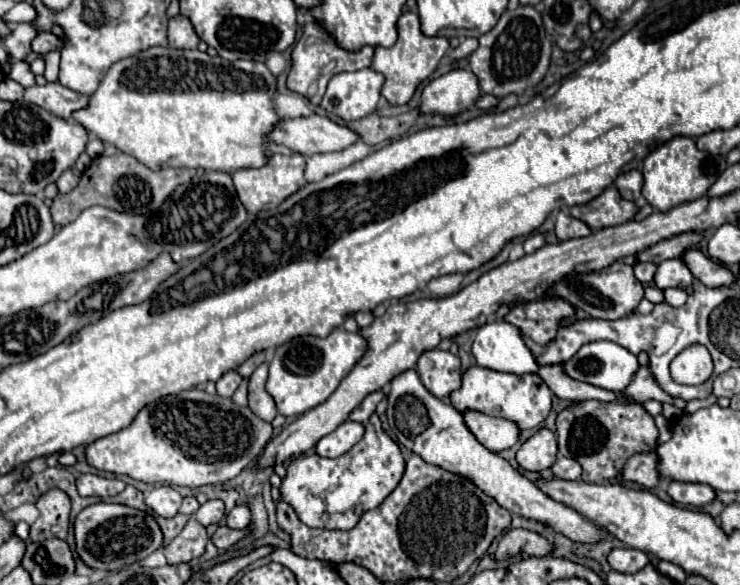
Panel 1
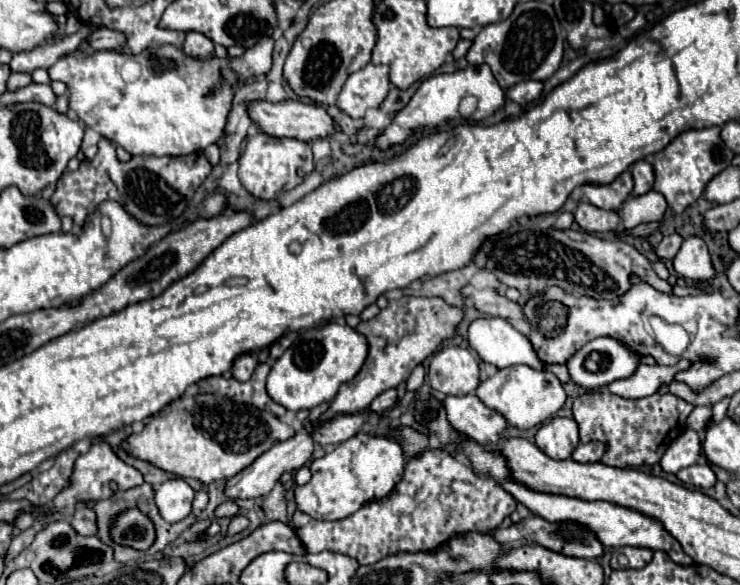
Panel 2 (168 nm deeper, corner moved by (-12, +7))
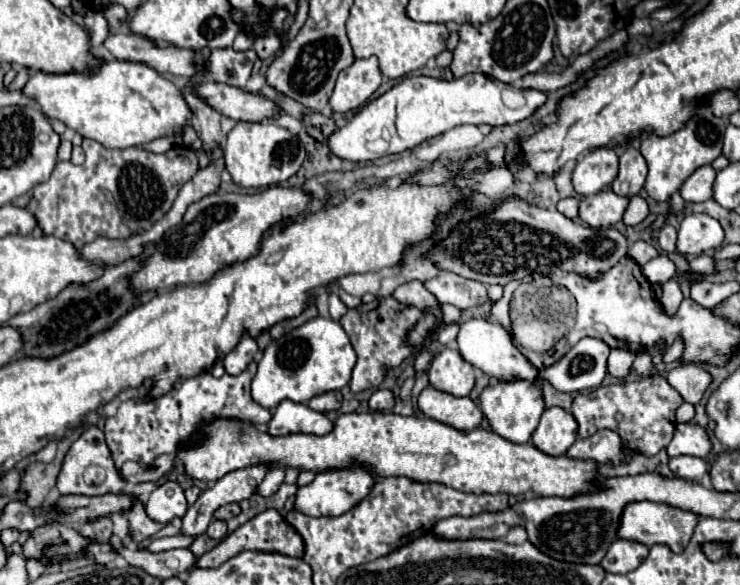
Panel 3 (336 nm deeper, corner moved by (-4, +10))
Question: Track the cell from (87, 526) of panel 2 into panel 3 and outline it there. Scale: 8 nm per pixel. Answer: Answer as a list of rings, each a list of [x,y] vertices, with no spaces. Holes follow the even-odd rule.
[[[98,518],[96,522],[86,522],[80,530],[84,538],[92,538],[92,542],[106,544],[108,538],[112,538],[112,520],[110,518]]]

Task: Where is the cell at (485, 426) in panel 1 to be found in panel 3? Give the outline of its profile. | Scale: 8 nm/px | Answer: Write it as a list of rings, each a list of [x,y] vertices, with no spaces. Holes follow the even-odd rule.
[[[432,386],[420,392],[418,408],[426,418],[438,420],[464,432],[478,428],[484,418],[482,410],[470,398],[456,398]]]

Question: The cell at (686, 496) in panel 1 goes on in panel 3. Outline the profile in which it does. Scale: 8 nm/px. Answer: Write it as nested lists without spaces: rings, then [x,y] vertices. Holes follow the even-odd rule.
[[[680,456],[680,458],[670,460],[670,470],[678,478],[700,482],[702,476],[708,472],[708,464],[706,464],[706,460],[696,458],[696,456]]]

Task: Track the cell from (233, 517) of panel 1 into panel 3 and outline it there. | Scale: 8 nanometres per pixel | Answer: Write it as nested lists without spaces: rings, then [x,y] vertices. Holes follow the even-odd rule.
[[[214,520],[214,522],[208,526],[206,534],[208,534],[210,538],[214,538],[214,540],[222,540],[222,538],[226,536],[226,522],[222,522],[222,520]]]

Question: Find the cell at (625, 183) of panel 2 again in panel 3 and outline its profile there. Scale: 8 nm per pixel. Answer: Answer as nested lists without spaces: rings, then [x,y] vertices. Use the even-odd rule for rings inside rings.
[[[596,148],[580,156],[574,166],[572,184],[582,196],[600,192],[618,174],[618,156],[612,148]]]

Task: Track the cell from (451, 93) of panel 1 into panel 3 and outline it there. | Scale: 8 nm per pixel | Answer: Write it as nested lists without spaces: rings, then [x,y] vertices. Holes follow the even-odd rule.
[[[466,74],[450,82],[428,76],[404,78],[380,98],[368,102],[342,128],[330,134],[328,148],[338,158],[368,162],[388,154],[400,154],[404,150],[410,150],[424,140],[430,140],[460,124],[516,124],[524,118],[530,118],[540,106],[544,106],[548,98],[546,92],[522,88],[524,104],[520,108],[508,108],[502,100],[502,92],[504,90],[500,90],[500,82],[484,74]]]

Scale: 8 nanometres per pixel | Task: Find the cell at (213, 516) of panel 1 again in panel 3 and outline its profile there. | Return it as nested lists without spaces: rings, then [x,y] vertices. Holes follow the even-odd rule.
[[[226,504],[226,506],[220,506],[216,512],[214,512],[214,518],[216,520],[230,520],[234,516],[240,514],[240,506],[238,504]]]

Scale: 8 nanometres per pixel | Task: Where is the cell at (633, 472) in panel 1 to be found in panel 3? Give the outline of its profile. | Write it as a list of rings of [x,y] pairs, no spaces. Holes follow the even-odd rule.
[[[678,424],[672,442],[668,444],[668,456],[698,456],[706,458],[712,452],[712,442],[708,438],[708,432],[698,424]]]

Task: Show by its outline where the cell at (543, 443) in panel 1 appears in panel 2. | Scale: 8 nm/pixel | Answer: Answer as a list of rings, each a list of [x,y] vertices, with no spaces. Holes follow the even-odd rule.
[[[554,417],[536,431],[538,449],[542,449],[550,459],[568,459],[576,449],[578,425],[574,419]]]

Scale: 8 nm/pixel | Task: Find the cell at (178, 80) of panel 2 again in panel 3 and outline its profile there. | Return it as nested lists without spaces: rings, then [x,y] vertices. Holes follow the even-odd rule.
[[[108,60],[104,66],[100,66],[92,74],[44,74],[34,72],[26,86],[22,88],[22,94],[28,94],[28,98],[36,100],[40,110],[50,120],[60,120],[68,128],[76,130],[82,138],[90,138],[100,142],[104,148],[130,148],[130,146],[142,146],[156,138],[170,136],[172,132],[182,134],[182,128],[190,122],[190,108],[184,102],[180,90],[174,86],[172,80],[162,78],[156,70],[152,70],[146,64],[134,64],[134,62],[118,62]]]

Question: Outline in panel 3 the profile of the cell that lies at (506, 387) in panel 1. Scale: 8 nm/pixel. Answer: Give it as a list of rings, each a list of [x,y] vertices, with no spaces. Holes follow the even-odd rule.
[[[522,380],[522,382],[496,382],[490,384],[488,388],[484,388],[484,392],[480,394],[480,410],[484,412],[484,416],[490,422],[490,428],[514,442],[514,444],[524,444],[532,438],[540,416],[544,412],[544,400],[542,400],[542,390],[540,390],[540,380]]]

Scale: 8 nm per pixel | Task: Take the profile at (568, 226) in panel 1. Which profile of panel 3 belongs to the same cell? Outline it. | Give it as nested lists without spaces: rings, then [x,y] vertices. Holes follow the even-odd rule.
[[[612,190],[584,196],[580,200],[580,218],[592,228],[610,228],[618,224],[628,208],[630,198],[618,196]]]

